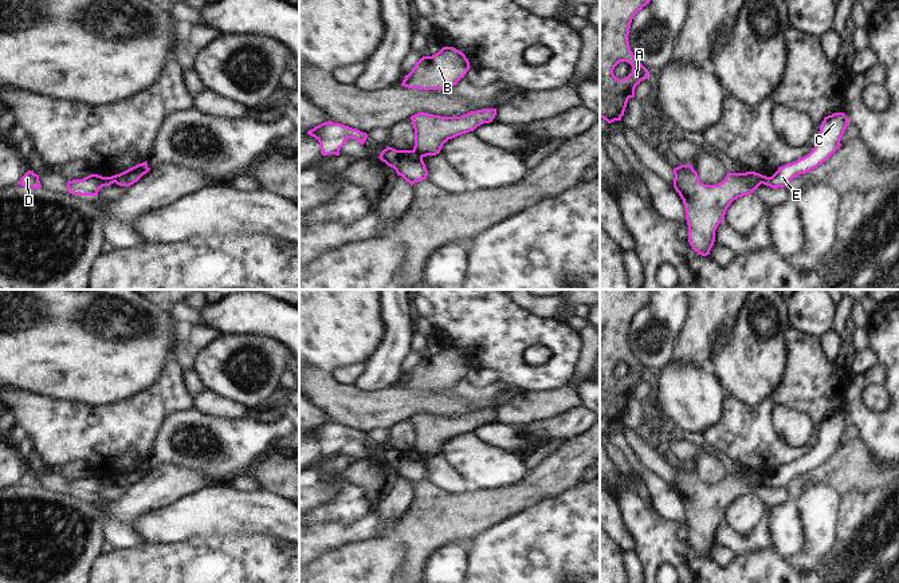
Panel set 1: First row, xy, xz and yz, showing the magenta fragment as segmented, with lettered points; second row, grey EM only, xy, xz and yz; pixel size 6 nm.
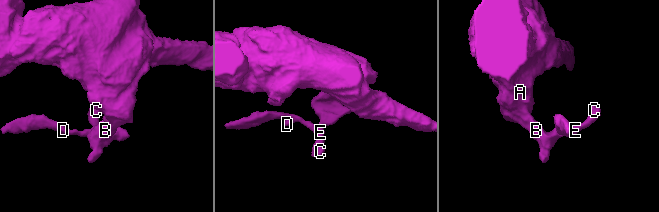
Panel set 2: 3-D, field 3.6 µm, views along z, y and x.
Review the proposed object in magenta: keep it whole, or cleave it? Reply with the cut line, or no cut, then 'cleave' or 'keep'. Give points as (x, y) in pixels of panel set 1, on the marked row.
xz (413, 149), (423, 156) | cleave

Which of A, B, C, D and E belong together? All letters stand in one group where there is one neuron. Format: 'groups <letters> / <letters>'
groups A B / C D E

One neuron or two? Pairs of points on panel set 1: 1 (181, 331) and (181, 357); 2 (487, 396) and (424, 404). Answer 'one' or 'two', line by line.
1: one
2: one

